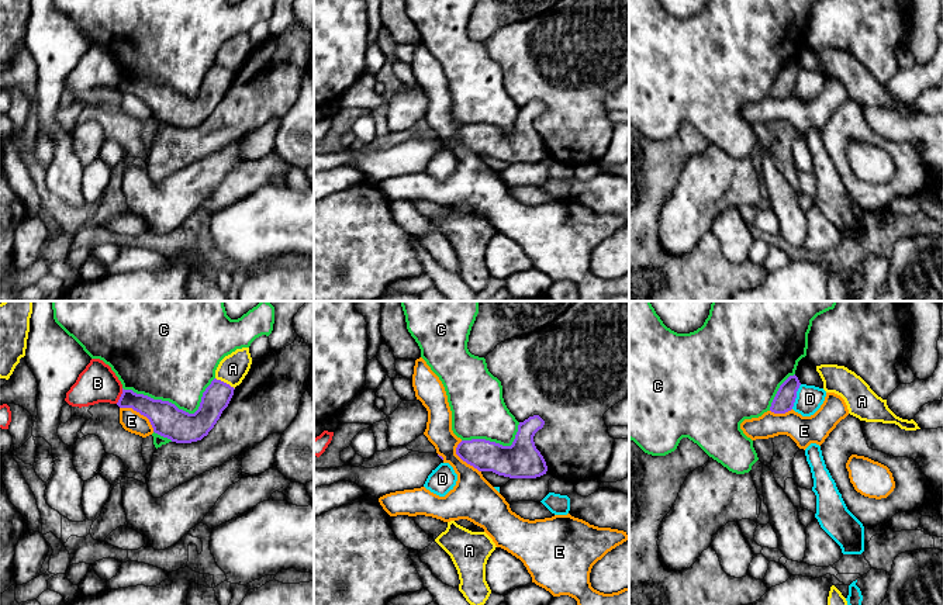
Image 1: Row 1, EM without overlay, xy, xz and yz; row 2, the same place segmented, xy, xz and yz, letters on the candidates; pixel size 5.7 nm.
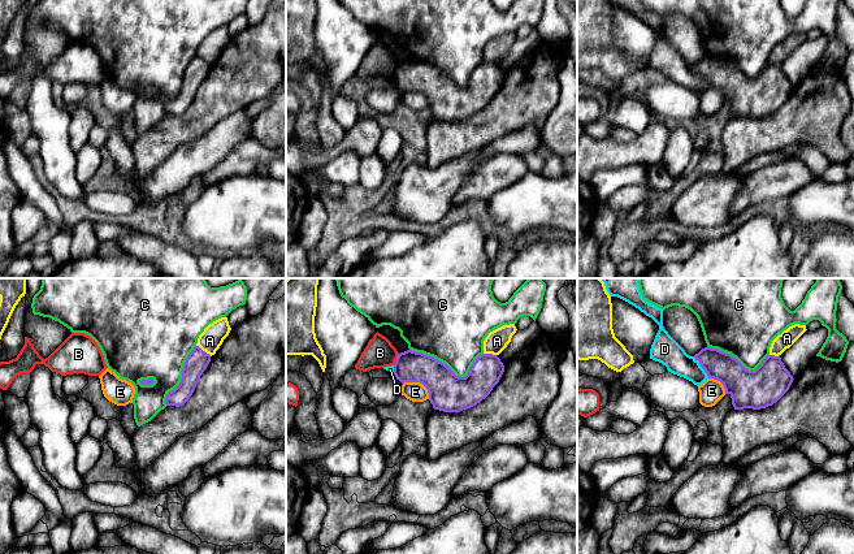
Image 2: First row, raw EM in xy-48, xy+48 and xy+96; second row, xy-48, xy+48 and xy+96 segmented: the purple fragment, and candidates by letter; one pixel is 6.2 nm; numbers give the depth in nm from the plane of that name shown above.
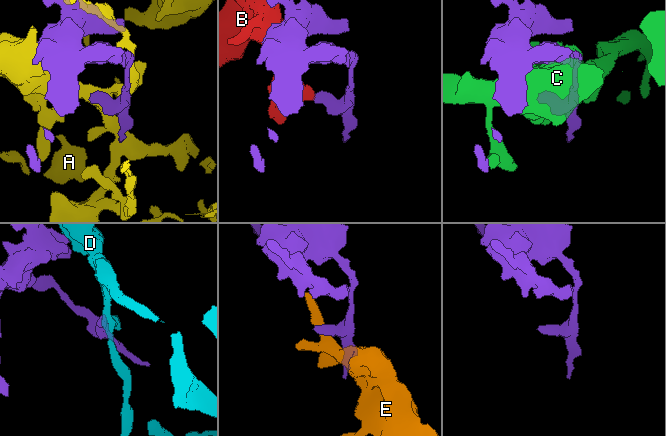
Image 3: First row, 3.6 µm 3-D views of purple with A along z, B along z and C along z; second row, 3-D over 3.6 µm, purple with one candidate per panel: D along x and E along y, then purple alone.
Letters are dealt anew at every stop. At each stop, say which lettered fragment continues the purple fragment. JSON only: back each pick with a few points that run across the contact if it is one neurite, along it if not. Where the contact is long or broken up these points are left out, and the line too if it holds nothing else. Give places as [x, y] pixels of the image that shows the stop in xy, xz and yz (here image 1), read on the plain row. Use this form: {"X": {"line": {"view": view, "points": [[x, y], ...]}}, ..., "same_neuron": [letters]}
{"same_neuron": []}

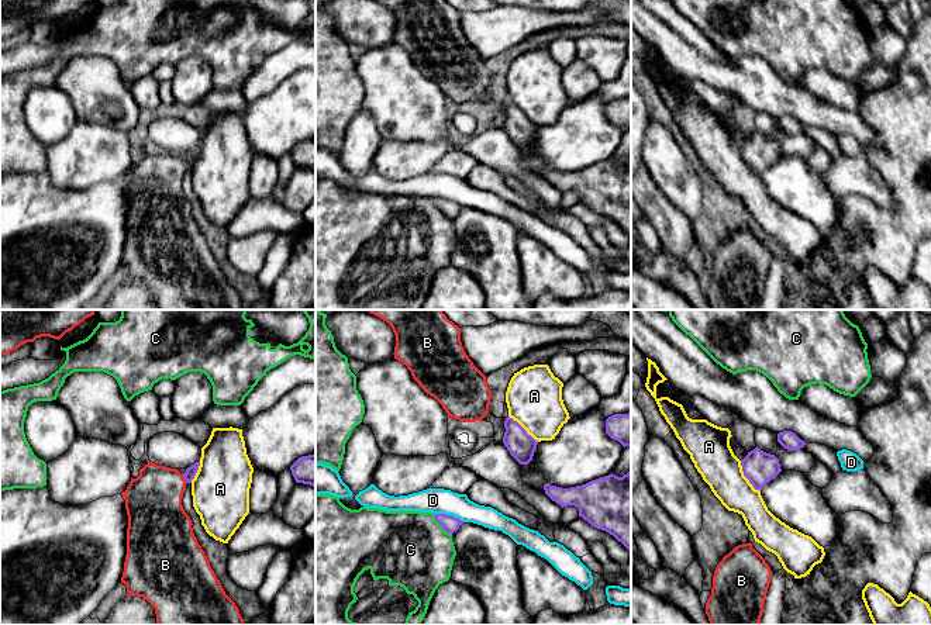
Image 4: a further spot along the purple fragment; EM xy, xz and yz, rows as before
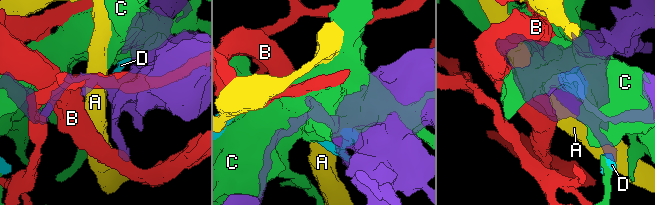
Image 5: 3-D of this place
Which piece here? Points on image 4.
{"B": {"line": {"view": "xy", "points": [[190, 156], [185, 163], [154, 190]]}}, "same_neuron": ["B"]}

